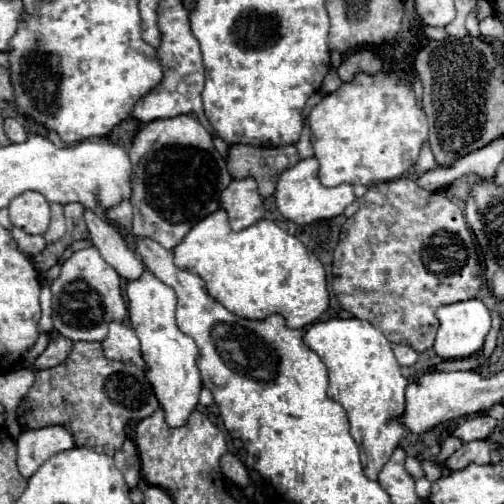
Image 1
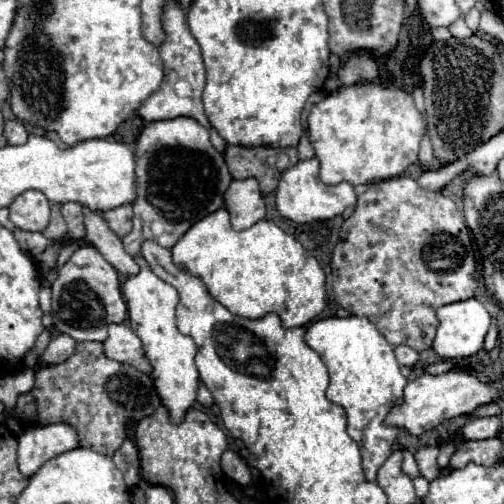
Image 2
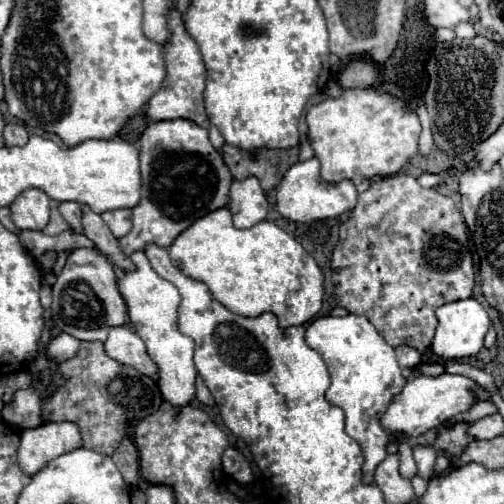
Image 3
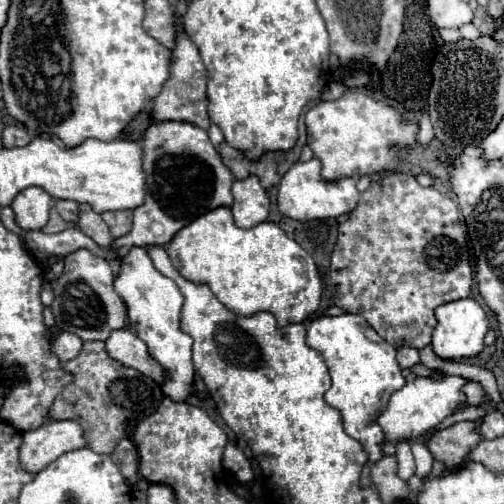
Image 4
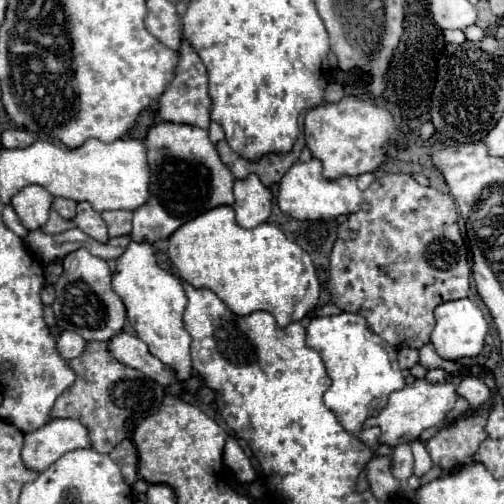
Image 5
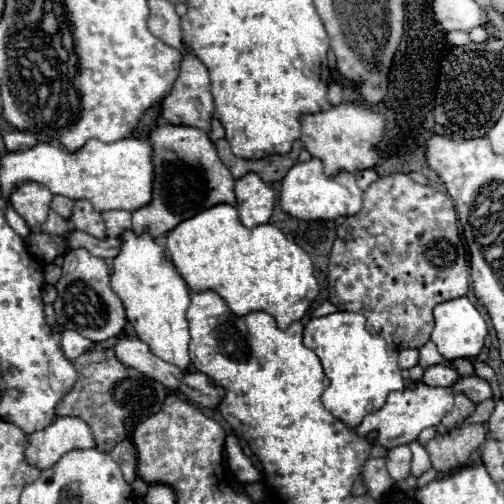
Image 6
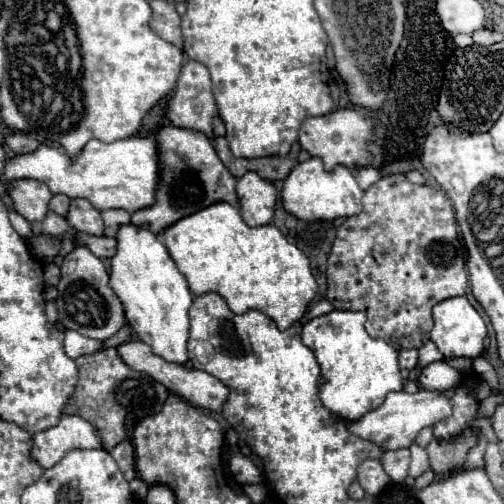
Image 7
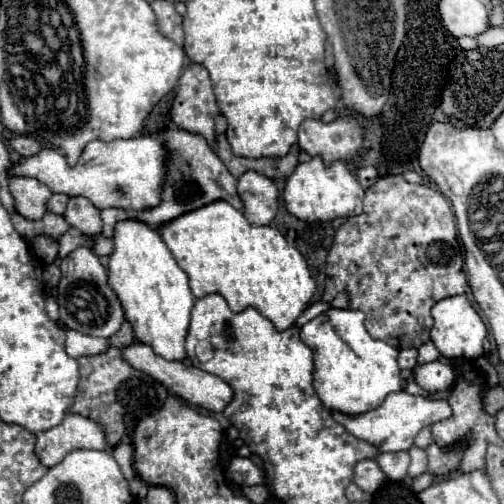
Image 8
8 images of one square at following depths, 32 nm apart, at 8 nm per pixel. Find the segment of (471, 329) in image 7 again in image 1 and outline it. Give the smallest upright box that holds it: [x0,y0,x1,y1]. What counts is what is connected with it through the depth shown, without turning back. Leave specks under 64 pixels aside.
[434,298,490,360]

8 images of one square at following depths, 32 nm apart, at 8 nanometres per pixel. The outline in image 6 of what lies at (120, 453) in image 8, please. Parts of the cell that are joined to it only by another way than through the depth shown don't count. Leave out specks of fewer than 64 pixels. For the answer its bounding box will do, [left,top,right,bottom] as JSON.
[110,440,136,482]

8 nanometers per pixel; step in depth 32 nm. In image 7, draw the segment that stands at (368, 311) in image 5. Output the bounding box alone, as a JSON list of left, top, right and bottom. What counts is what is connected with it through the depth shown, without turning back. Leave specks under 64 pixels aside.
[326,170,468,350]

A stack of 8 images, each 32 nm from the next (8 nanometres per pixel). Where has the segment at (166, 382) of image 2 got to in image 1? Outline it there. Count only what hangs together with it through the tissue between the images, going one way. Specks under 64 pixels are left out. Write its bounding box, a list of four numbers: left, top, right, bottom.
[126,270,202,428]

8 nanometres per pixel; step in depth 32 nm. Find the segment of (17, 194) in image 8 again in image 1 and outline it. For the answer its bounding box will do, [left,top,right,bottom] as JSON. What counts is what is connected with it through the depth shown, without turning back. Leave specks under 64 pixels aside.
[8,192,50,234]

